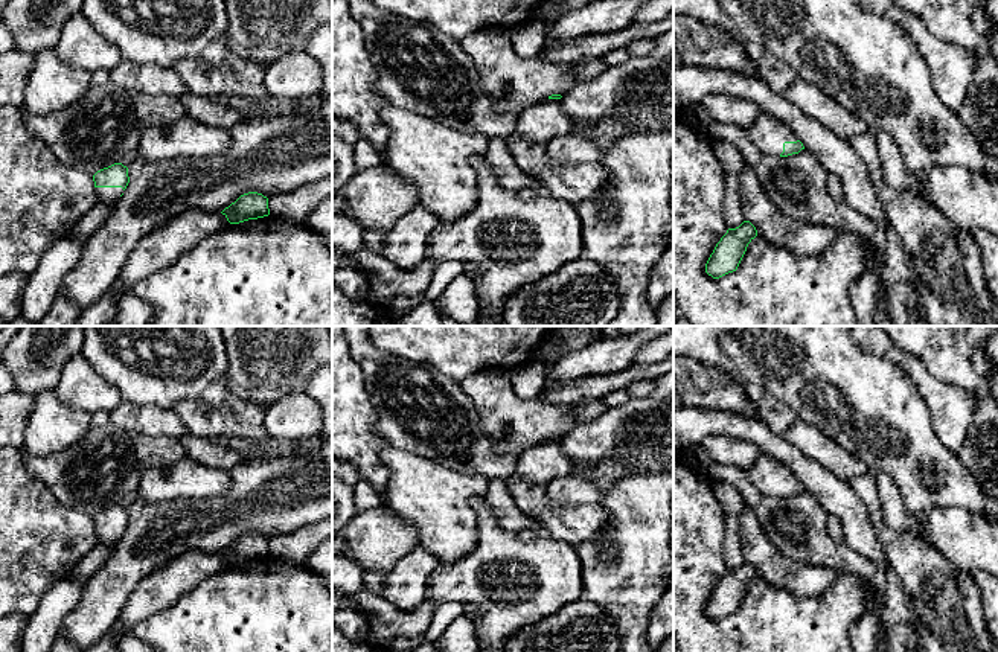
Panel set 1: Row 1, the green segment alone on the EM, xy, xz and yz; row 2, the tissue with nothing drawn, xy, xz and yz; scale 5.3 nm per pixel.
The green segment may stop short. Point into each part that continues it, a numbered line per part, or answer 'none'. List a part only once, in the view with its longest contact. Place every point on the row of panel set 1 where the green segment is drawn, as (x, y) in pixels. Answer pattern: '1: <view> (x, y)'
1: xy (105, 195)

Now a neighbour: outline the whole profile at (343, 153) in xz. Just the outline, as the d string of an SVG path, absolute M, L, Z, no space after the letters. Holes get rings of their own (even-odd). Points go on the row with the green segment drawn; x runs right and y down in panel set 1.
M332 134L332 193L347 184L355 174L355 145Z

